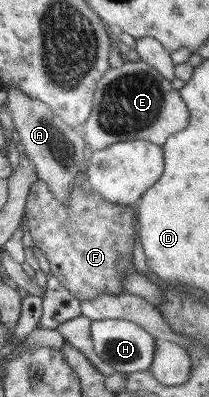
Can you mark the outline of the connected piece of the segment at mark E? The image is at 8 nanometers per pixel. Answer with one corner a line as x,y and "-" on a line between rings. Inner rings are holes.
124,60
123,66
107,69
95,87
93,110
80,129
91,150
98,151
121,141
148,140
162,147
168,136
189,124
189,111
180,92
151,65

